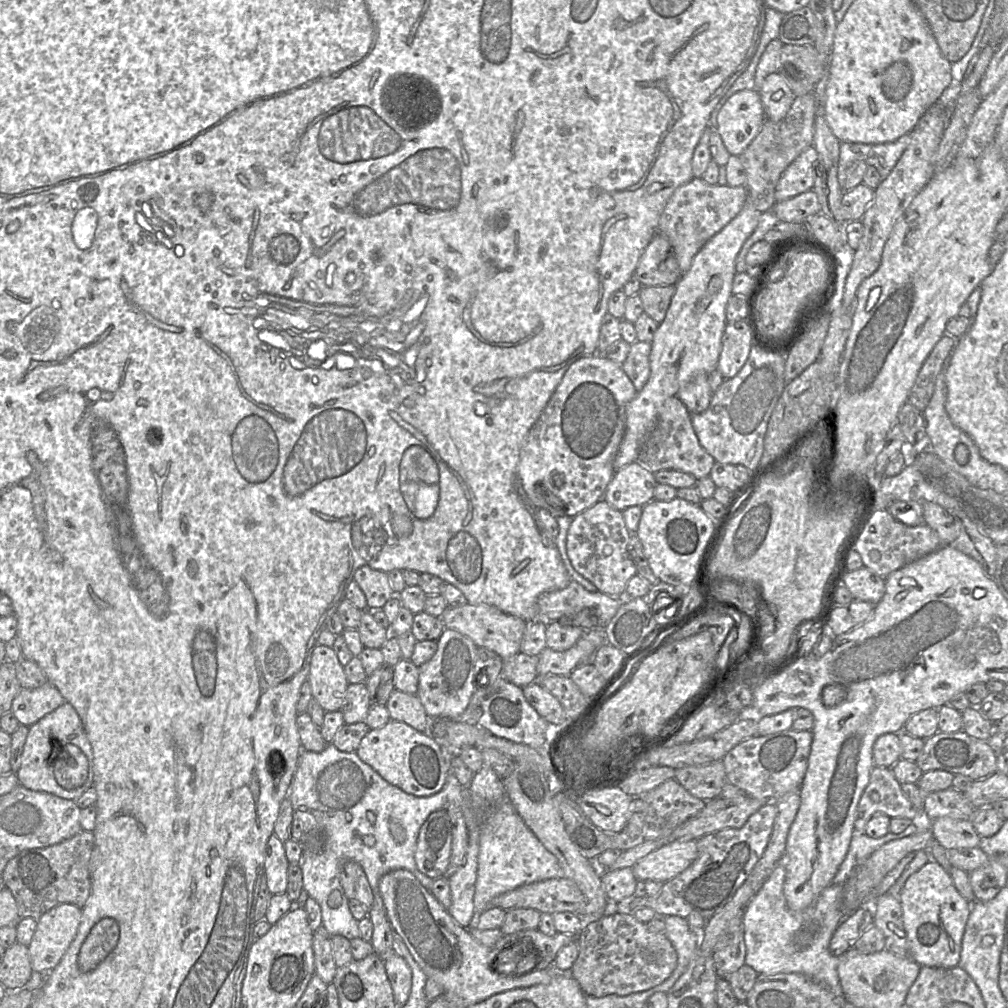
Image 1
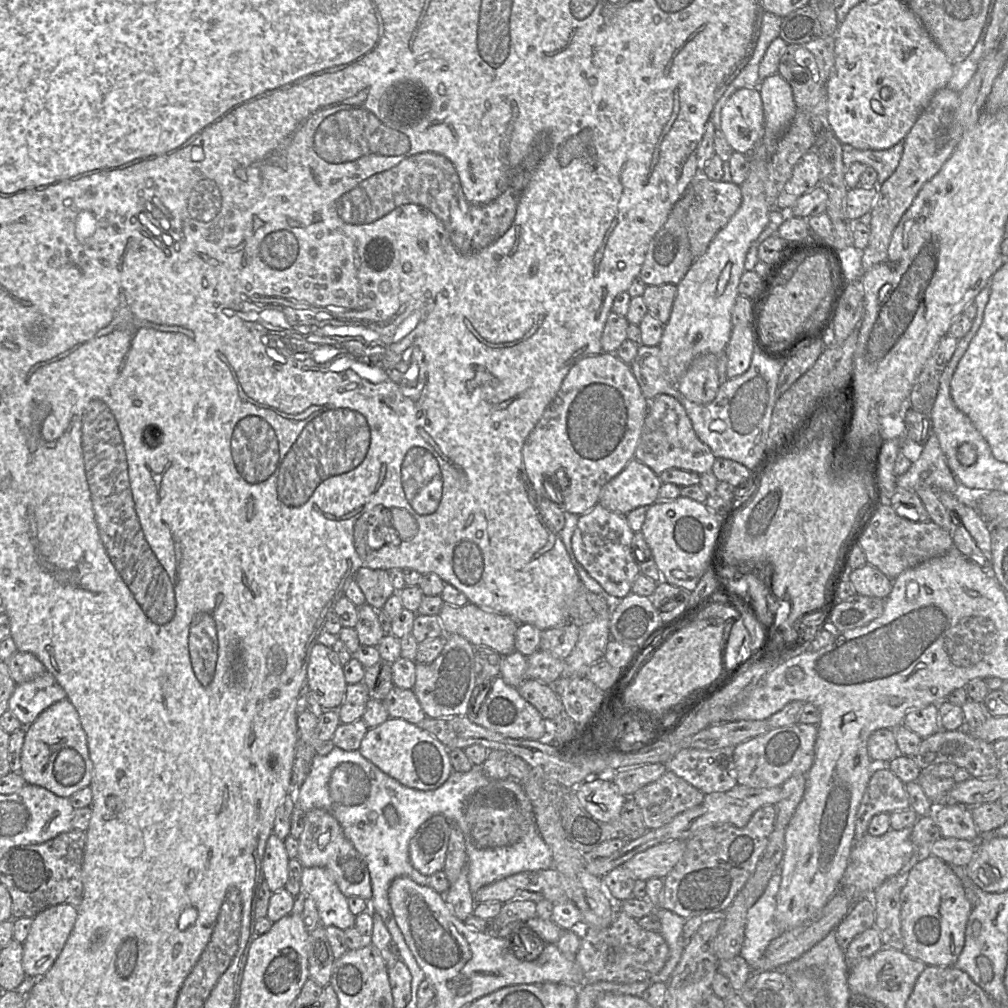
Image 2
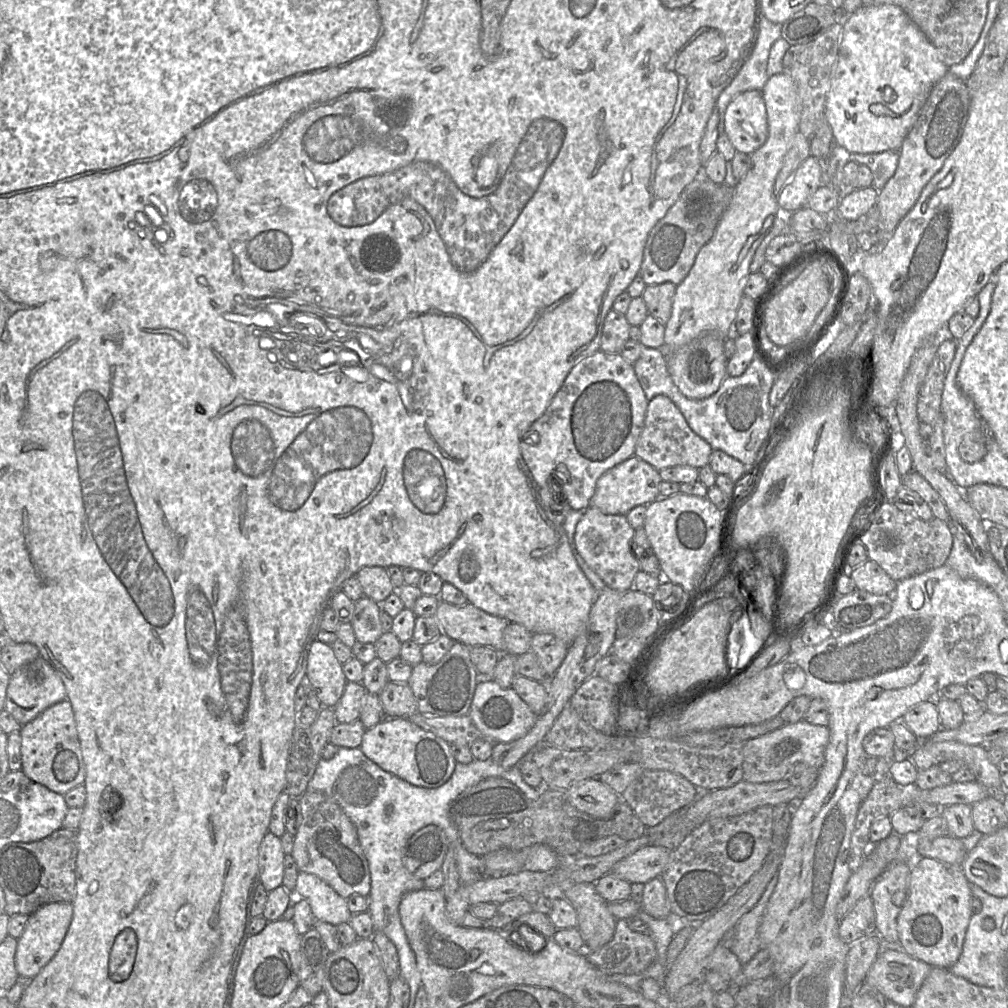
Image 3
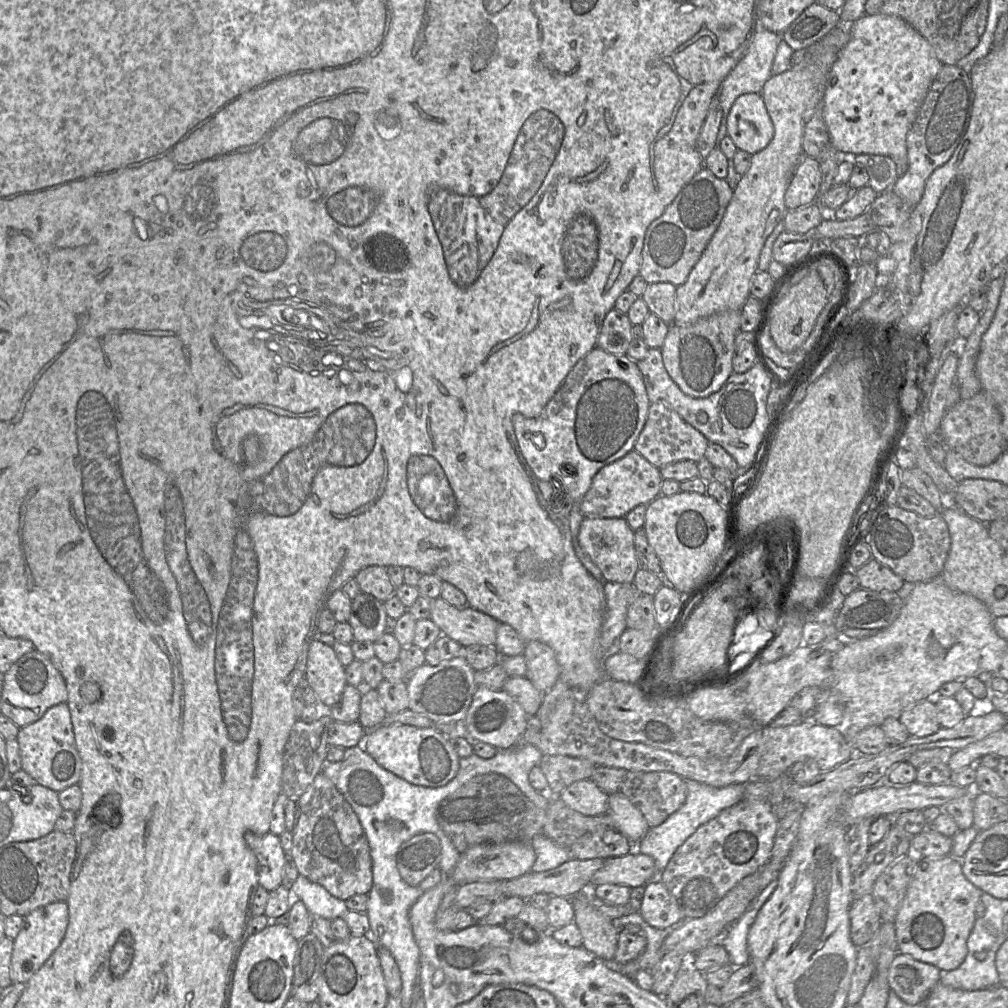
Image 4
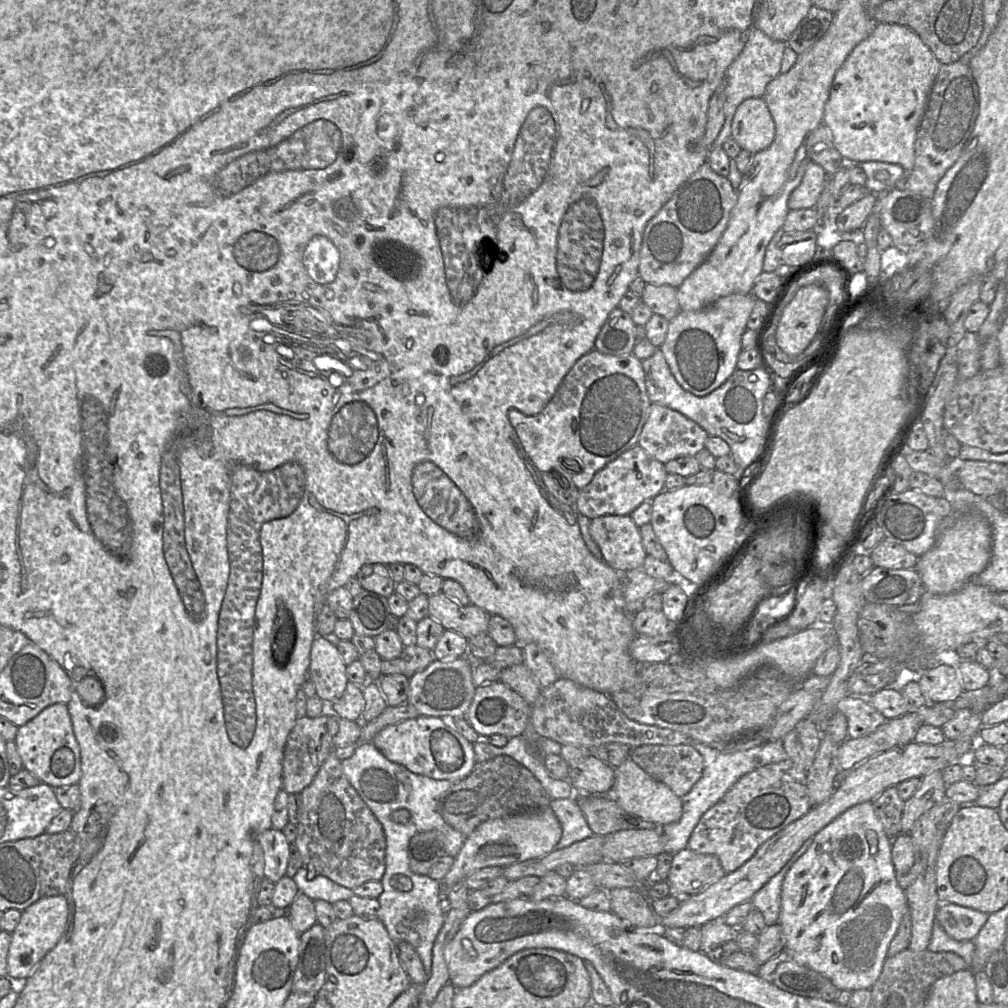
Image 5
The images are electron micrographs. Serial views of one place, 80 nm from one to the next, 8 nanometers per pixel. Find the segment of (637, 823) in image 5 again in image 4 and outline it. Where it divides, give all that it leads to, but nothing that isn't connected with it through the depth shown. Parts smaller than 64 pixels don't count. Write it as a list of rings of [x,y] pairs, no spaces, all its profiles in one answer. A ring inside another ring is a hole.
[[[620,792],[609,797],[606,813],[612,818],[612,827],[630,843],[638,843],[650,828],[641,811]]]

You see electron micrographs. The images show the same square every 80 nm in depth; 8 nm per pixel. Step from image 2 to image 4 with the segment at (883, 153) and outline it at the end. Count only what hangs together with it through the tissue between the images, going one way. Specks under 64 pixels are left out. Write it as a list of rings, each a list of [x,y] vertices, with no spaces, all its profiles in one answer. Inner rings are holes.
[[[841,153],[841,161],[865,167],[869,175],[868,186],[878,194],[892,189],[898,179],[896,163],[889,156]]]

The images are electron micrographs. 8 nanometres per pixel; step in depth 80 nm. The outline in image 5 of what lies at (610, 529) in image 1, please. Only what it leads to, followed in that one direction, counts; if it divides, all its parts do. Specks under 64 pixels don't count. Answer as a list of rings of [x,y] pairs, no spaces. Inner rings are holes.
[[[604,515],[591,519],[589,532],[601,550],[602,559],[617,572],[626,573],[642,567],[646,551],[640,529],[630,515]]]

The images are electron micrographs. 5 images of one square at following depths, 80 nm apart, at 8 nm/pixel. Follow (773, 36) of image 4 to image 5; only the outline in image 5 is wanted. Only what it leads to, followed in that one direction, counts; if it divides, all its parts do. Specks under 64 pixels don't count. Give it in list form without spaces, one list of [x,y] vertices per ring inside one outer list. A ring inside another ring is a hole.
[[[759,28],[750,34],[743,50],[726,71],[725,122],[711,149],[722,147],[728,138],[732,138],[732,121],[738,106],[751,97],[763,98],[768,83],[781,74],[781,62],[786,45],[786,41],[771,39]]]

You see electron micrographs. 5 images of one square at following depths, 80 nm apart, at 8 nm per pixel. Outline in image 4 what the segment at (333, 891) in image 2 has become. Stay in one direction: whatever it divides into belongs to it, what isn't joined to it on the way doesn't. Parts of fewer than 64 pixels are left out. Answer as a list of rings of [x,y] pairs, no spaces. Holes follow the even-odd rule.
[[[301,874],[295,880],[290,893],[304,902],[312,916],[334,920],[349,911],[347,900],[333,896],[322,885],[311,882]]]

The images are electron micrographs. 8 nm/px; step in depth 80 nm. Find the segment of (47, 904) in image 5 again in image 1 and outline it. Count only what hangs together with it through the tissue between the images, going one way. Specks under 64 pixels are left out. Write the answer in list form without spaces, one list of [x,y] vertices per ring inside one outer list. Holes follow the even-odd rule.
[[[63,903],[39,917],[28,945],[33,971],[49,973],[58,965],[77,934],[81,916],[81,908]]]

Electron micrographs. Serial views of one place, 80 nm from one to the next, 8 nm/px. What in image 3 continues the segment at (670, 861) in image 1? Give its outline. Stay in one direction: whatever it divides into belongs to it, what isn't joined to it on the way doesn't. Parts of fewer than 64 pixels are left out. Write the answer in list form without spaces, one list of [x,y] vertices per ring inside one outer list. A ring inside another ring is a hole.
[[[648,845],[619,861],[610,873],[631,884],[645,884],[662,875],[671,853],[663,846]]]

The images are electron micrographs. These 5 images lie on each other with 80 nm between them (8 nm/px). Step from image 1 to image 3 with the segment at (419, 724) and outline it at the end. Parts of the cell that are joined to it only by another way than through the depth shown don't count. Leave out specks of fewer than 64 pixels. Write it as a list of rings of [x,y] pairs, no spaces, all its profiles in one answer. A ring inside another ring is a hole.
[[[389,681],[378,694],[389,718],[410,717],[418,711],[418,703],[408,683]]]

